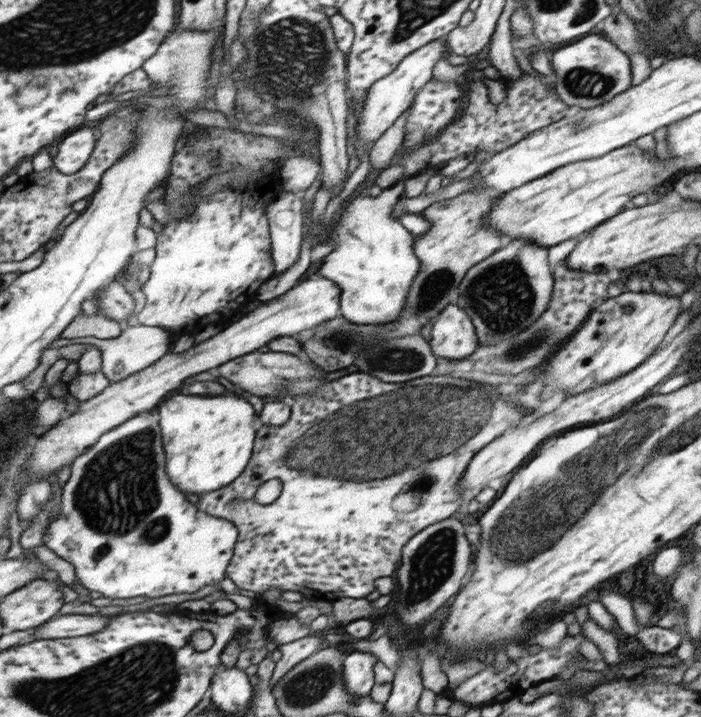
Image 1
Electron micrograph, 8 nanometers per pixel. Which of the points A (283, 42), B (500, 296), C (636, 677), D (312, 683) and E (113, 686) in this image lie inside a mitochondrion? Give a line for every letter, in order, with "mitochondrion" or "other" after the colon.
A: mitochondrion
B: mitochondrion
C: other
D: mitochondrion
E: mitochondrion

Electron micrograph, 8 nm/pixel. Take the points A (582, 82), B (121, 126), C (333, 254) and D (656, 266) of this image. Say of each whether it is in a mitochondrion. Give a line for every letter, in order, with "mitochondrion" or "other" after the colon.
A: mitochondrion
B: mitochondrion
C: other
D: other

